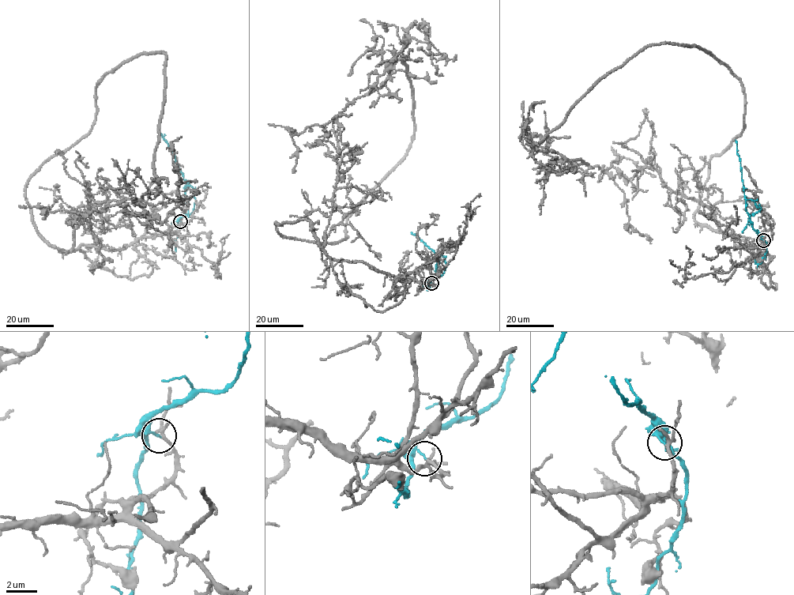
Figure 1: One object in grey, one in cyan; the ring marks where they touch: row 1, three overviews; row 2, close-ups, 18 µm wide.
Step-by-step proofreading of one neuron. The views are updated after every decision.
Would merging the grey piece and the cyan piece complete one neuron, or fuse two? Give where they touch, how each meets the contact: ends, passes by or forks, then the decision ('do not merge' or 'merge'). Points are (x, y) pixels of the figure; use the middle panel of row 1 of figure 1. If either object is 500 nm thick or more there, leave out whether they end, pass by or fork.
at (431, 283); grey forks there; cyan ends there; do not merge

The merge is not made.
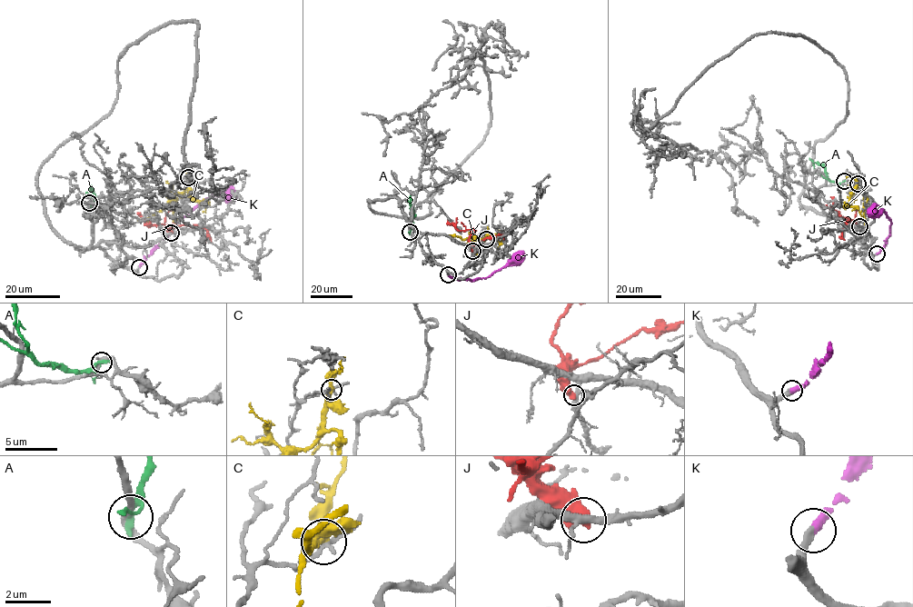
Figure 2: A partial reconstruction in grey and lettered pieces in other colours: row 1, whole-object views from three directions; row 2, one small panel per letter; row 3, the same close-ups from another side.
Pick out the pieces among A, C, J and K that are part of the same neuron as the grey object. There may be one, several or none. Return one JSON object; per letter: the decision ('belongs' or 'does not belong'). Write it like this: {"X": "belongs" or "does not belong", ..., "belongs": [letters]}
{"A": "does not belong", "C": "does not belong", "J": "does not belong", "K": "belongs", "belongs": ["K"]}

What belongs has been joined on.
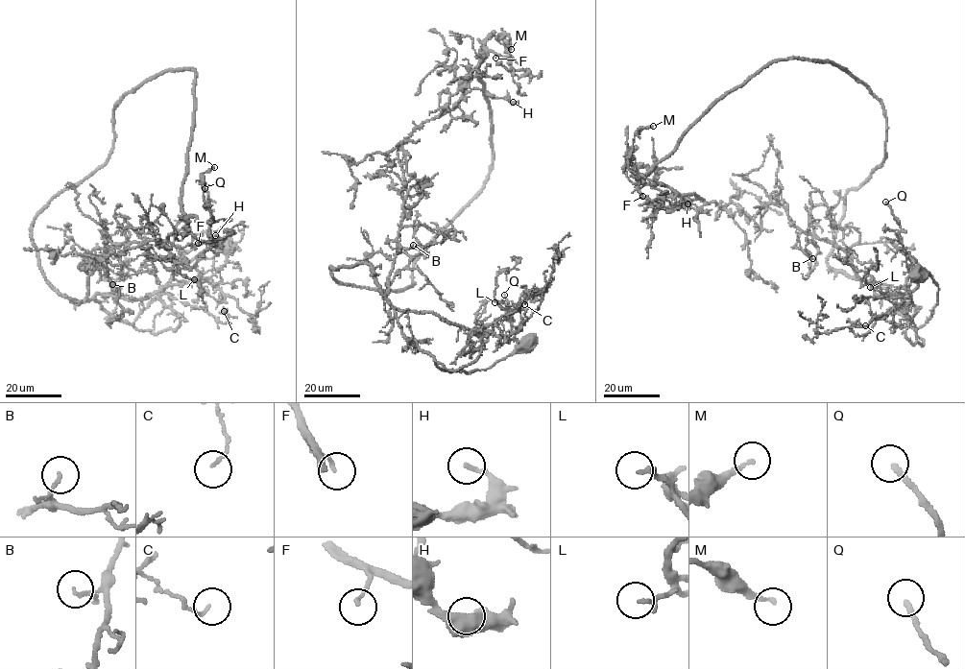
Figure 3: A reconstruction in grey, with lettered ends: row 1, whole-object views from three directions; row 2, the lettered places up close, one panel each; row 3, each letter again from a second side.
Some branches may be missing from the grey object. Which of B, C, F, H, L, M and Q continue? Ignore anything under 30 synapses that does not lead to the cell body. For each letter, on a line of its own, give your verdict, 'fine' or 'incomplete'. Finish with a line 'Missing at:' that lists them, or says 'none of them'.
B: fine
C: fine
F: fine
H: fine
L: fine
M: fine
Q: incomplete
Missing at: Q

